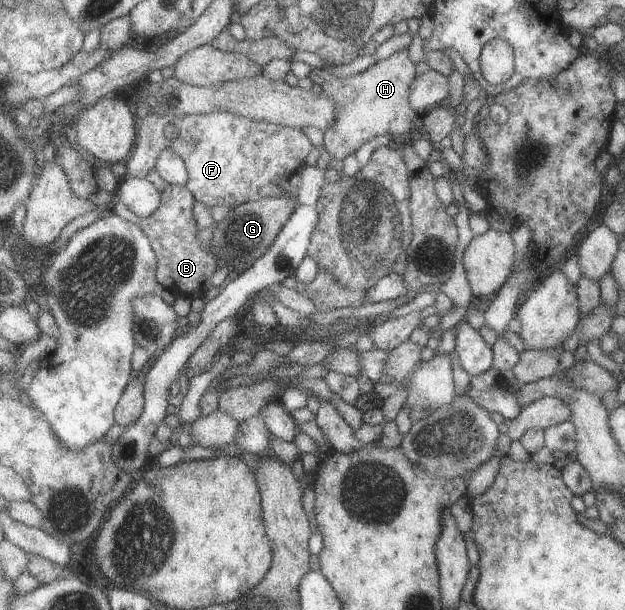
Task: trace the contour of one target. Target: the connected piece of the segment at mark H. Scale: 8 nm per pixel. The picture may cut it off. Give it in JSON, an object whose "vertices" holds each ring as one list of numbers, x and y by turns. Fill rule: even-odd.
{"vertices":[[407,48,388,59,377,61,356,76,338,78,328,70,313,68,311,81,320,85,339,109,336,125,324,132,324,148,336,163,354,154,364,142,376,136,388,135,392,139,400,139,402,134,419,130,418,117,408,103,410,84,415,77,415,65,408,58]]}

